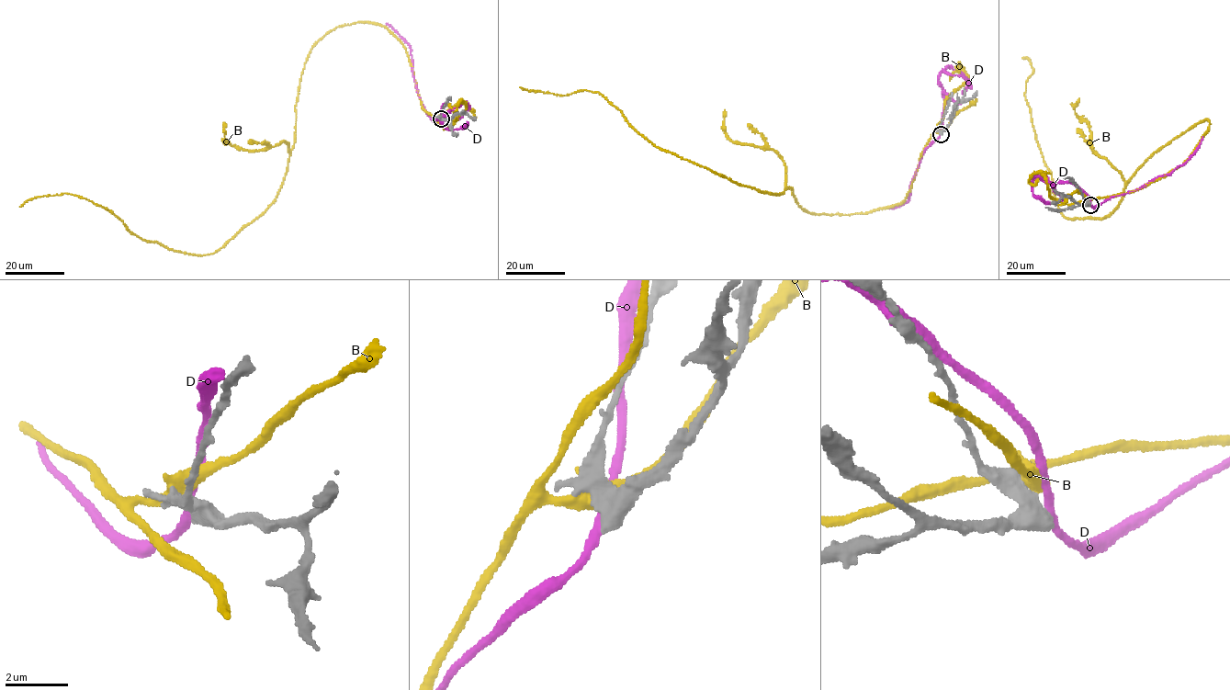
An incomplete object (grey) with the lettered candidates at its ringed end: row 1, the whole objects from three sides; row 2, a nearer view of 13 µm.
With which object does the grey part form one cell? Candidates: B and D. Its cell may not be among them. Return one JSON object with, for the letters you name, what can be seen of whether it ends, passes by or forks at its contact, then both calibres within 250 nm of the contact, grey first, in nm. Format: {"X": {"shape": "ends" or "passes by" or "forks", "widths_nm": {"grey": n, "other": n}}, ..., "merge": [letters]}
{"merge": []}

